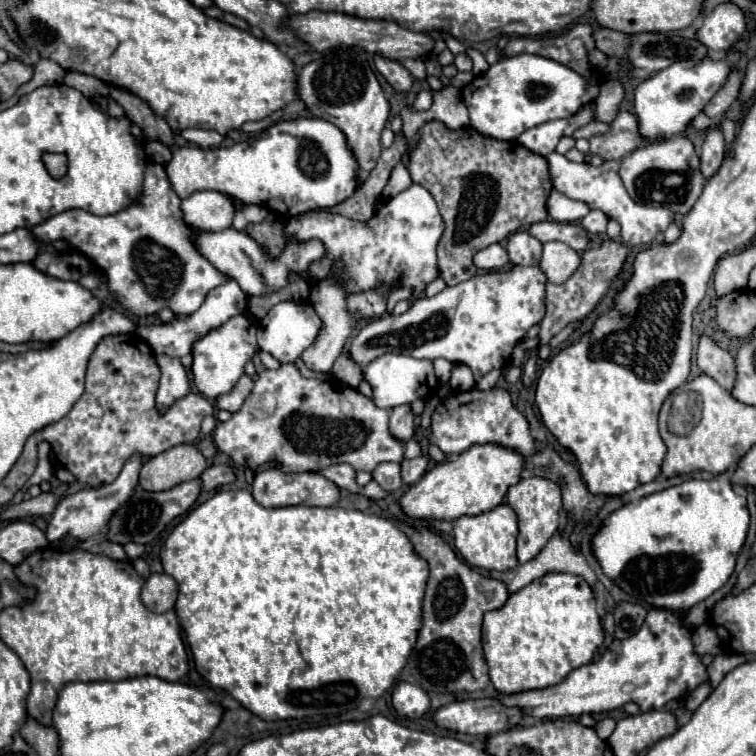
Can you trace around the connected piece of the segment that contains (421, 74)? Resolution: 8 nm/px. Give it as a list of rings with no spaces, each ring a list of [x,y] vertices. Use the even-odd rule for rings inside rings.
[[[403,59],[401,65],[415,77],[415,79],[425,79],[425,65],[421,59]]]

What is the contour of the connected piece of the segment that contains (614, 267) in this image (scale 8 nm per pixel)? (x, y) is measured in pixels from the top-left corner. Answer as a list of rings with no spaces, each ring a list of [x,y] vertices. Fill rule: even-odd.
[[[611,239],[603,241],[601,247],[583,251],[579,269],[563,285],[555,285],[555,283],[545,285],[547,313],[545,313],[545,317],[539,325],[541,327],[541,331],[539,331],[541,345],[549,343],[551,337],[557,335],[567,323],[587,317],[597,307],[597,303],[607,295],[611,283],[621,277],[621,269],[625,265],[627,255],[629,255],[629,247],[625,243],[617,243],[617,241],[611,241]]]

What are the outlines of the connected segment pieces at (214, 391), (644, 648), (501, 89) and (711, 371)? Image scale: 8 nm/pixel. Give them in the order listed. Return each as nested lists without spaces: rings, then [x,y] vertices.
[[[235,315],[225,321],[225,325],[211,329],[207,335],[199,337],[193,343],[191,355],[193,355],[193,381],[197,389],[207,399],[217,399],[223,393],[229,393],[233,385],[239,381],[239,377],[245,371],[245,363],[251,361],[257,353],[257,341],[255,341],[255,325],[245,315]]]
[[[651,609],[639,633],[623,641],[615,639],[597,661],[573,669],[563,683],[539,691],[523,691],[517,695],[495,693],[493,699],[509,707],[519,707],[525,715],[537,719],[605,713],[623,707],[629,701],[635,701],[641,711],[653,711],[665,707],[665,703],[671,699],[683,699],[683,695],[689,695],[707,679],[709,675],[705,665],[693,651],[691,631],[673,611]]]
[[[521,53],[491,65],[487,73],[473,79],[461,93],[473,129],[487,137],[515,141],[523,131],[545,121],[571,117],[579,107],[595,101],[599,95],[599,79],[591,81],[553,59]]]
[[[701,335],[699,339],[699,347],[697,347],[697,365],[699,369],[713,377],[723,389],[731,391],[733,387],[733,377],[735,377],[735,369],[733,369],[733,357],[729,355],[729,351],[721,349],[709,335]]]

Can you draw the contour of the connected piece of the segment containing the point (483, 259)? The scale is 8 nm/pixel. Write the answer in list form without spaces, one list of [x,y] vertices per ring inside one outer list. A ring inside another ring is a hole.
[[[495,243],[495,245],[489,245],[481,251],[475,253],[473,257],[473,263],[477,269],[485,269],[485,271],[491,271],[491,269],[503,269],[509,265],[509,257],[505,253],[505,247]]]

